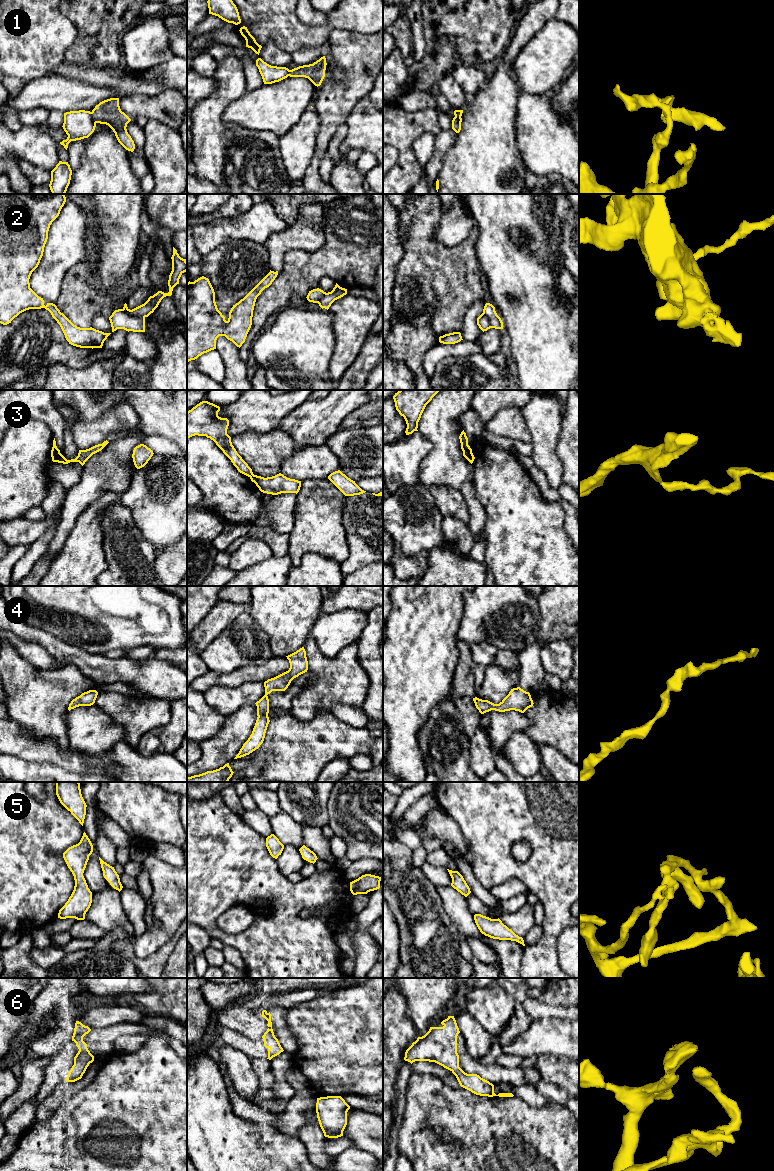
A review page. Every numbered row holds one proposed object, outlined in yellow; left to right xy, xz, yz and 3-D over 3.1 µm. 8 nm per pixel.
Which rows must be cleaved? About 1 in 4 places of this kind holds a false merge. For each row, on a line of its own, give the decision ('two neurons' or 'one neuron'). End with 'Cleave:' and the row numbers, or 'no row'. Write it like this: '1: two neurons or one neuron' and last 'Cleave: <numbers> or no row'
1: two neurons
2: two neurons
3: two neurons
4: one neuron
5: one neuron
6: one neuron
Cleave: 1, 2, 3

